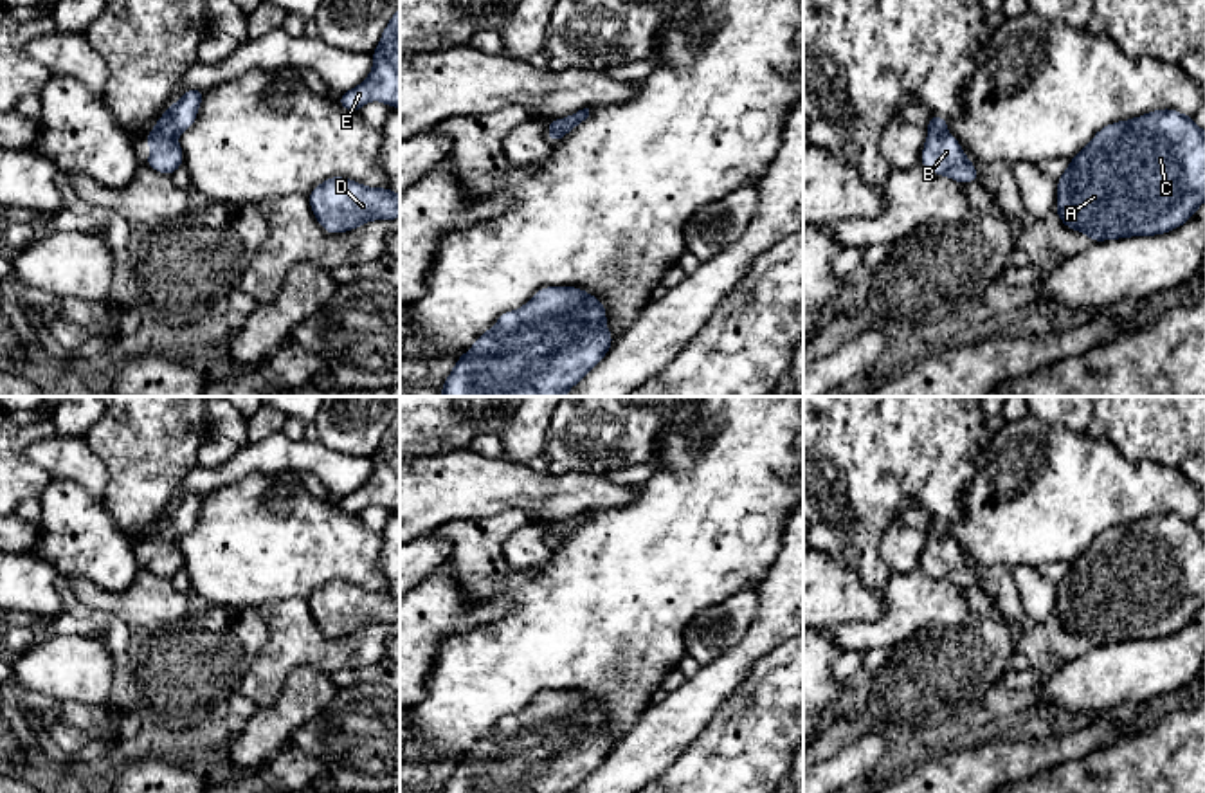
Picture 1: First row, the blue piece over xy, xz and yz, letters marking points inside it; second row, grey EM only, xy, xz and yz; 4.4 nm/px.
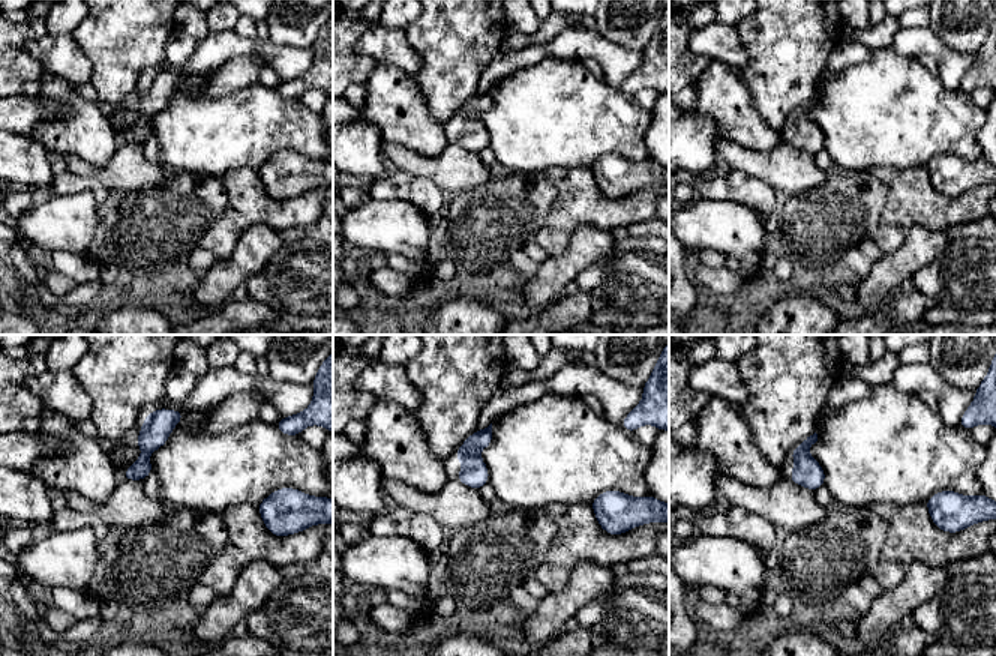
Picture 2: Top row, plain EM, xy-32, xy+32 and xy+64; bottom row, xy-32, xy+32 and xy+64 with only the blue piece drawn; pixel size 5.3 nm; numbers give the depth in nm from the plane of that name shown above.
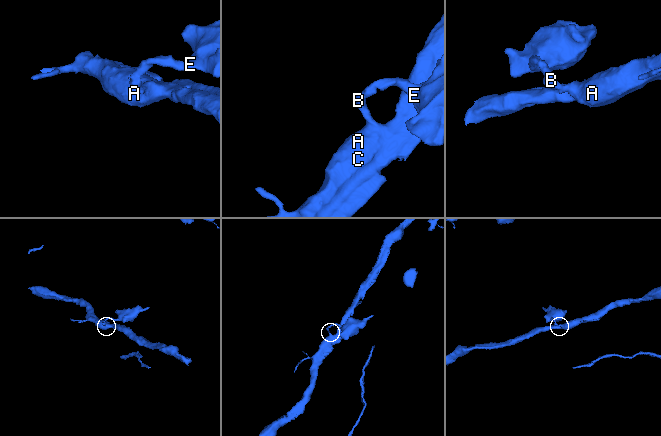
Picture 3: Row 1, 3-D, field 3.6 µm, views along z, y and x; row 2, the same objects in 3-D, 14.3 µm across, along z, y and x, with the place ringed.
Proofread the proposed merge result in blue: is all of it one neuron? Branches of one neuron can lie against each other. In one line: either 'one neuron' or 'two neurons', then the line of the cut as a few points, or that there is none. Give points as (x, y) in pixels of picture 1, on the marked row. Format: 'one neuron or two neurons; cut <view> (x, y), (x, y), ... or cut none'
one neuron; cut none

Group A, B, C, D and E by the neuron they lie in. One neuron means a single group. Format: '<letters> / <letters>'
A B C D E

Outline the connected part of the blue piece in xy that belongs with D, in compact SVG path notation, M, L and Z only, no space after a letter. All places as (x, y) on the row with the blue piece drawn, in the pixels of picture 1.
M330 177L315 186L308 202L319 225L330 234L353 231L373 220L400 218L398 193L344 177Z

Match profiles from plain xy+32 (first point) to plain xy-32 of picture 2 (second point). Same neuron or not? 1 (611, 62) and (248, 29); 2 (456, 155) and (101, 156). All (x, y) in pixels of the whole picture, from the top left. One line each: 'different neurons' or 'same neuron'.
1: different neurons
2: different neurons

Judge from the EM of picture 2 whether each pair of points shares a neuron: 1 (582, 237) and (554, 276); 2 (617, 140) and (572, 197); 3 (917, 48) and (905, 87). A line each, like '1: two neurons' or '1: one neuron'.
1: one neuron
2: two neurons
3: two neurons

